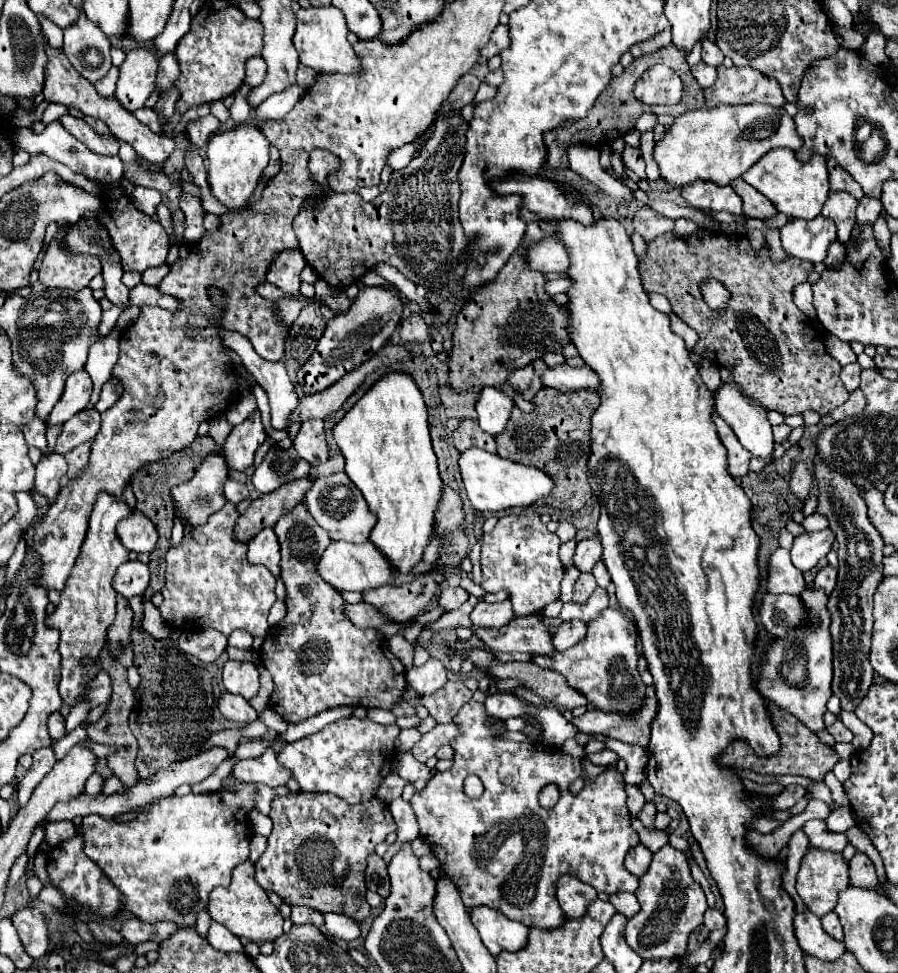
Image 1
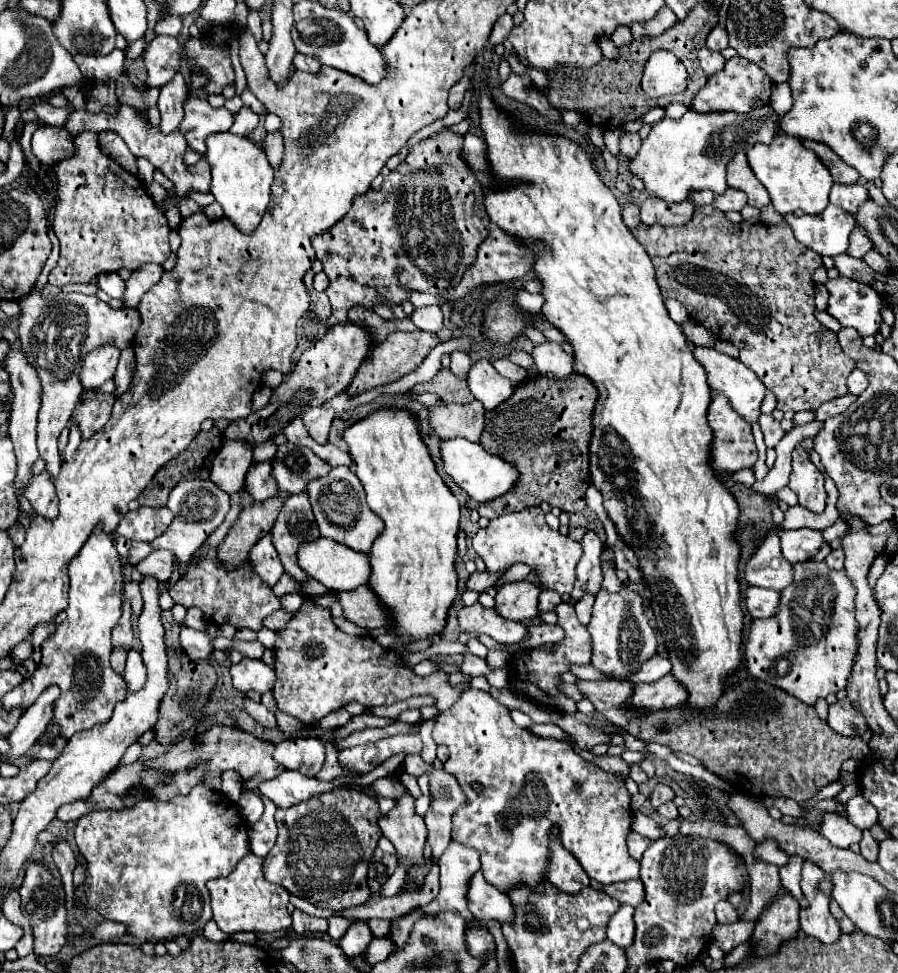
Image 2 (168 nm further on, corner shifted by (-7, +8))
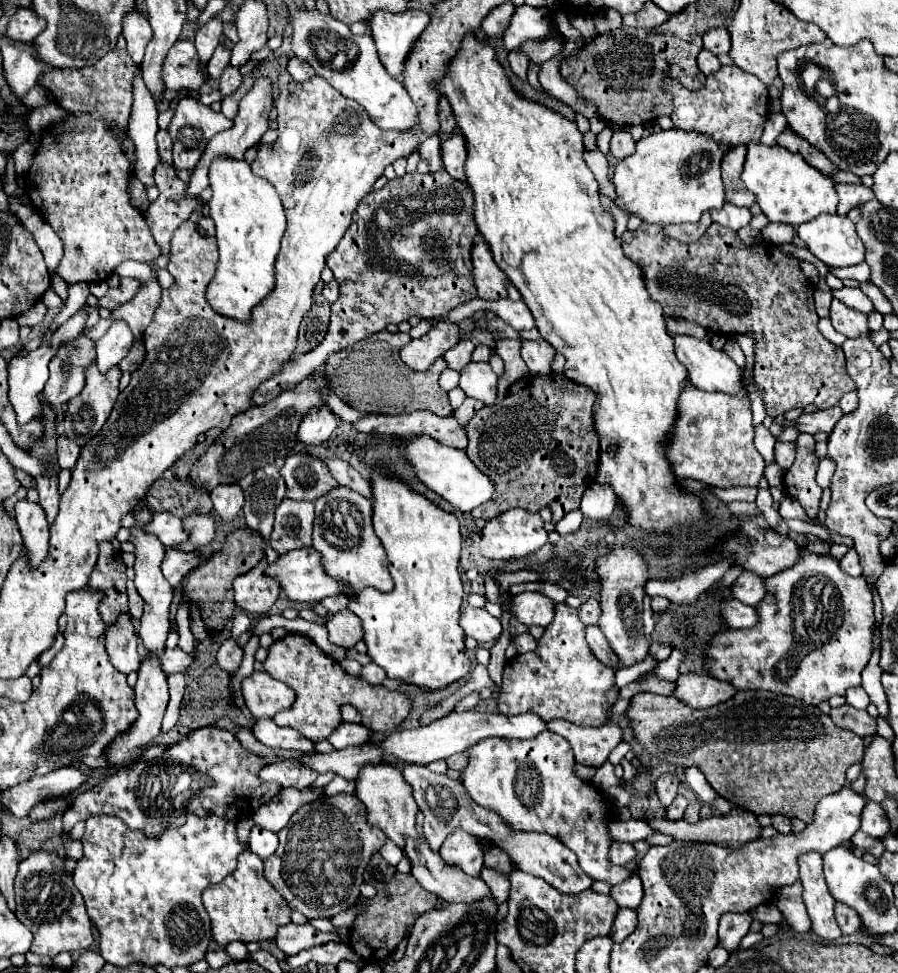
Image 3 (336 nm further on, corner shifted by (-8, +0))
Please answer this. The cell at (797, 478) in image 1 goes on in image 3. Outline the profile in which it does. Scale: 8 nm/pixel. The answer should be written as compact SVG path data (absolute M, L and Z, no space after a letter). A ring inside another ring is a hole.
M805 438L797 442L797 456L793 466L783 476L783 488L789 498L797 500L809 518L817 518L823 488L815 482L817 474L817 456L815 456L815 440Z

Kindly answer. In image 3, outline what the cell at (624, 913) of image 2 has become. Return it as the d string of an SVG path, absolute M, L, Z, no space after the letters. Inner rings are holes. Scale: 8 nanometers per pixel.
M621 908L621 910L617 912L617 918L615 918L615 922L613 922L613 928L611 928L609 938L619 944L619 942L623 942L635 928L637 928L637 914L635 914L635 910Z

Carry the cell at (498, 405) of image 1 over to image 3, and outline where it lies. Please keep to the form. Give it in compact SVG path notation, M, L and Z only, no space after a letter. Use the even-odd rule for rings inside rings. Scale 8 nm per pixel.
M469 362L461 372L459 386L469 398L481 400L485 406L497 402L497 376L489 362Z

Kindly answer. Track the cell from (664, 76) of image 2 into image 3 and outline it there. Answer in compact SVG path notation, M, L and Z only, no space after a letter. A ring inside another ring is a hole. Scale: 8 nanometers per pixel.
M721 66L721 70L717 74L711 74L705 86L697 92L685 90L685 86L675 78L665 78L663 90L667 90L673 96L675 110L671 114L671 120L675 128L707 132L719 144L731 144L731 146L755 142L763 134L763 126L769 116L767 86L759 82L753 74L747 74L737 66Z

